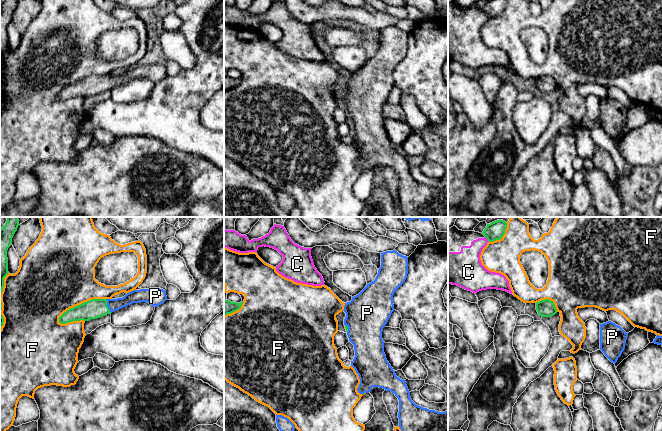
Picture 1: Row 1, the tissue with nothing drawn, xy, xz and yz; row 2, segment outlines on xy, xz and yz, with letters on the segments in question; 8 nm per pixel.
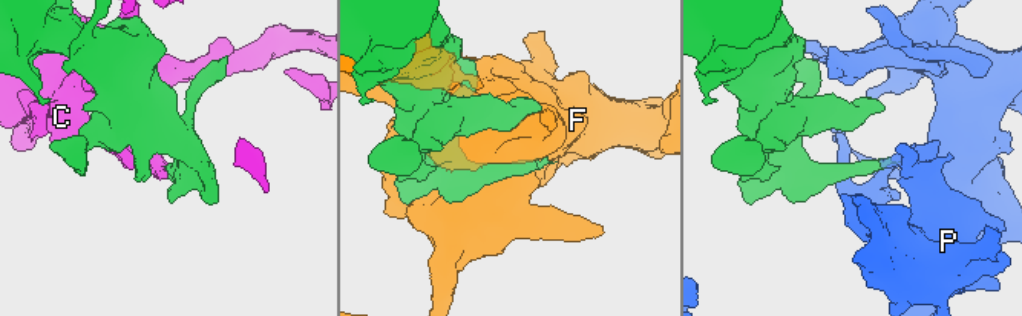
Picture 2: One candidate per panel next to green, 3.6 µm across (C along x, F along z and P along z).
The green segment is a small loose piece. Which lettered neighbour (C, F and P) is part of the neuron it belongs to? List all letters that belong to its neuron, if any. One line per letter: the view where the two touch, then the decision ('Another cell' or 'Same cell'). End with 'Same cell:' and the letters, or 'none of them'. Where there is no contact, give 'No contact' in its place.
C: Touches green in yz. Another cell
F: Touches green in xy. Another cell
P: Touches green in xy. Same cell
Same cell: P

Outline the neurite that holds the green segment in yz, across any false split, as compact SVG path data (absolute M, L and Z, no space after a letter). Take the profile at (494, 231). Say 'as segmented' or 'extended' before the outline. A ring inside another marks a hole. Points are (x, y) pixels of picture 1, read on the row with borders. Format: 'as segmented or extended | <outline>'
as segmented | M497 220L490 224L487 224L486 228L482 232L485 238L489 242L502 239L507 228L507 223L503 220Z

